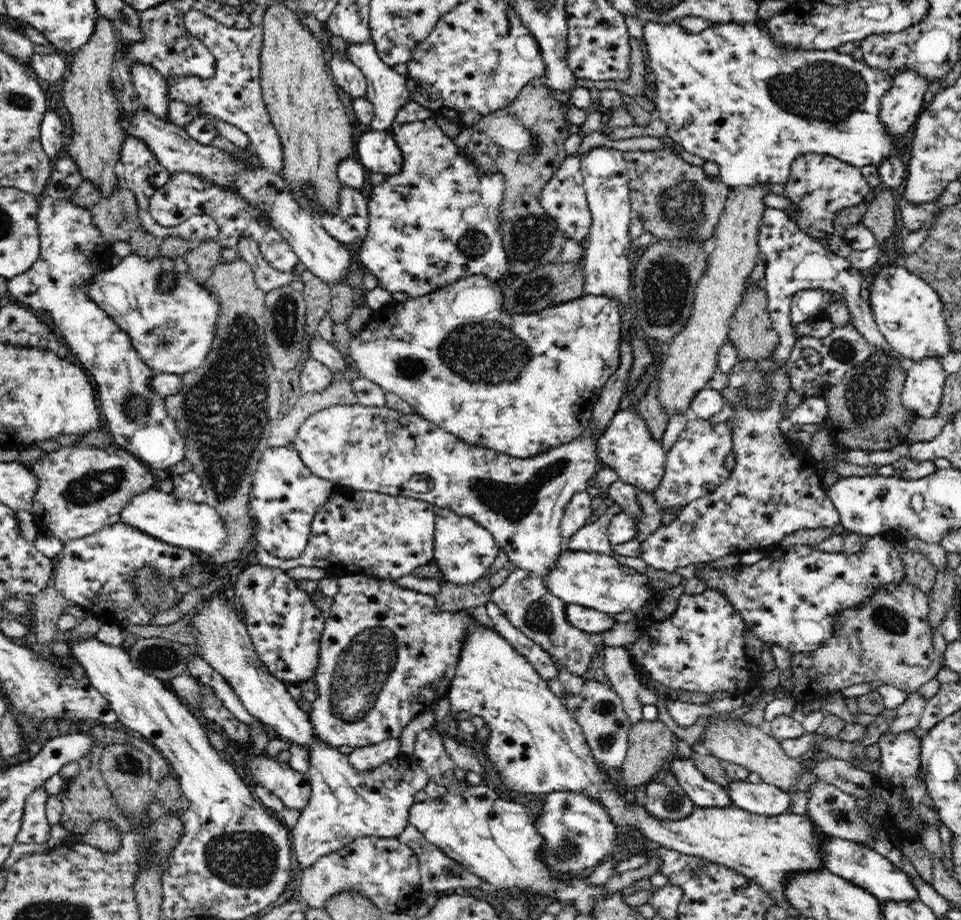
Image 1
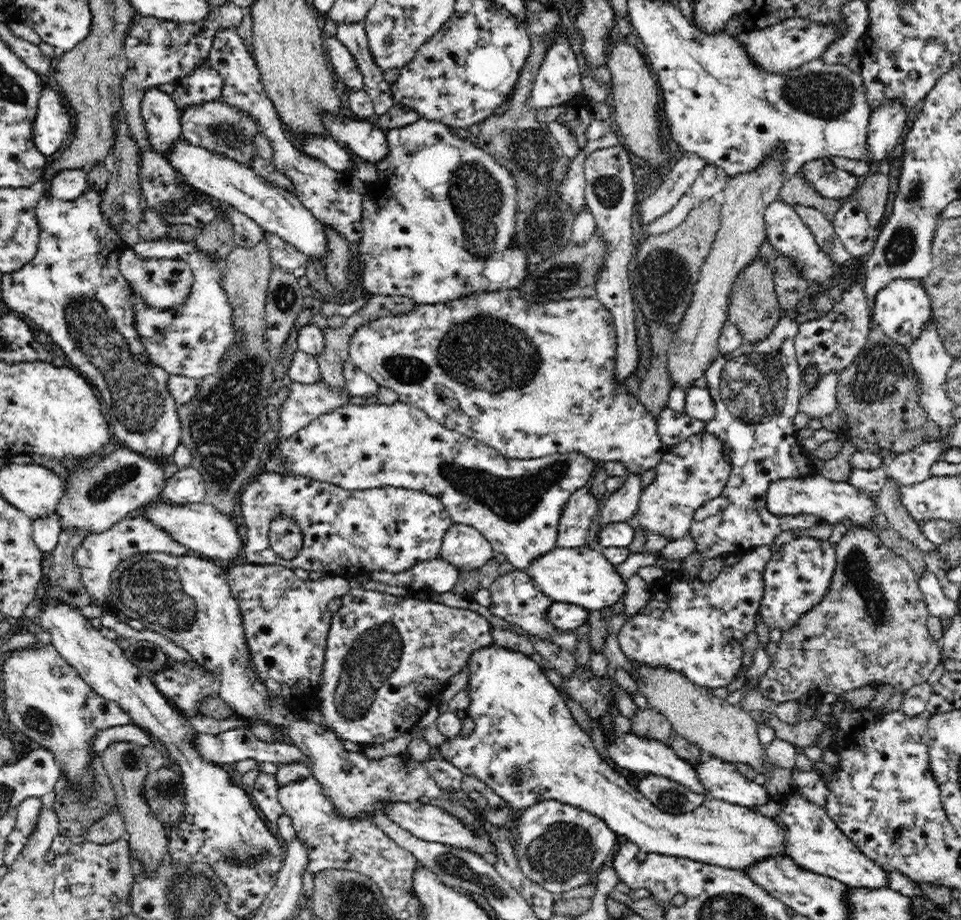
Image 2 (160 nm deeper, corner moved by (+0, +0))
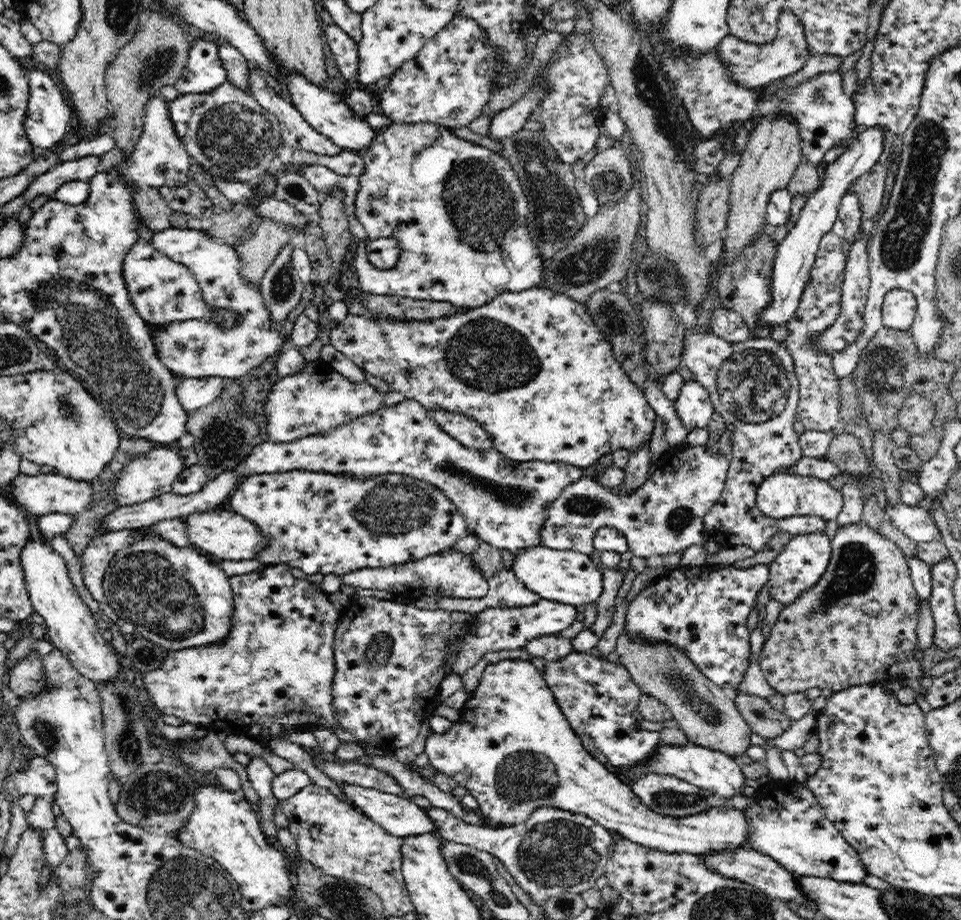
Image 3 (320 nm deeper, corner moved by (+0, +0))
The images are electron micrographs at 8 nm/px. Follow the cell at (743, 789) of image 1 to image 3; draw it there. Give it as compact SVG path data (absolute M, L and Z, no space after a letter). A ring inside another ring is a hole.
M658 743L655 752L656 758L650 760L648 764L642 764L641 767L636 768L622 768L622 770L626 774L636 776L636 778L643 777L649 773L674 776L702 790L712 791L726 800L742 795L746 779L741 770L742 765L723 752L690 743L686 745Z

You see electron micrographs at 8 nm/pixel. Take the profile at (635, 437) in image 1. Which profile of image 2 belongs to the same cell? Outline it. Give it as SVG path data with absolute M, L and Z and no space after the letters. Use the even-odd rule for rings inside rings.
M518 289L475 293L438 304L416 304L408 314L390 315L360 325L349 340L349 361L372 377L380 387L392 389L400 402L414 404L445 428L486 443L501 455L512 459L533 459L554 453L580 452L601 464L618 461L627 472L641 475L650 468L656 468L665 446L658 435L657 417L626 390L624 383L614 379L616 354L617 334L613 316L596 297L531 302L520 296Z

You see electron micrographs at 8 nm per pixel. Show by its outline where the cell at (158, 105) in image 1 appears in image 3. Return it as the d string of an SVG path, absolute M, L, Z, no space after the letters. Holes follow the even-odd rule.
M159 95L152 96L145 105L141 138L135 145L132 156L128 160L123 160L114 171L126 177L126 181L134 182L137 188L184 187L190 180L189 167L193 161L174 130L169 113L169 102Z

